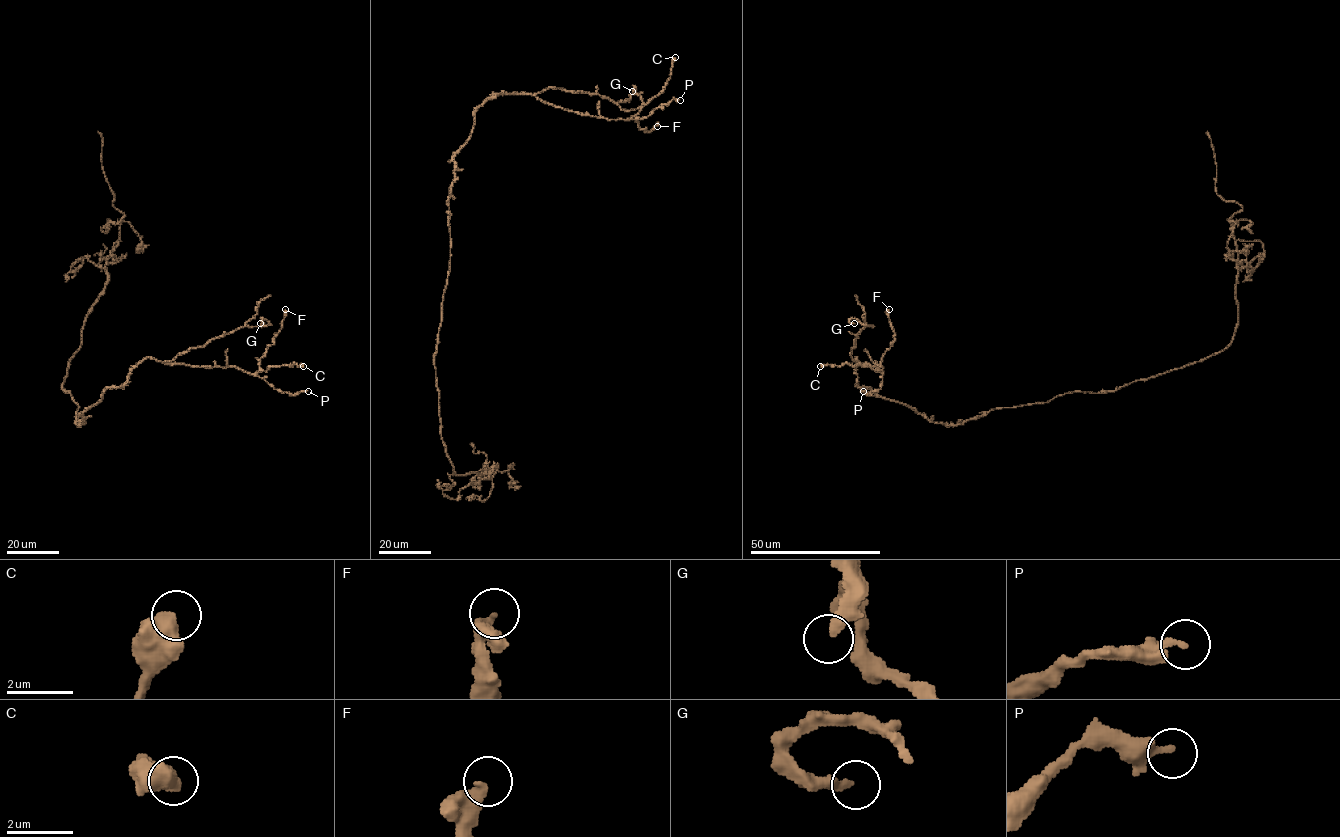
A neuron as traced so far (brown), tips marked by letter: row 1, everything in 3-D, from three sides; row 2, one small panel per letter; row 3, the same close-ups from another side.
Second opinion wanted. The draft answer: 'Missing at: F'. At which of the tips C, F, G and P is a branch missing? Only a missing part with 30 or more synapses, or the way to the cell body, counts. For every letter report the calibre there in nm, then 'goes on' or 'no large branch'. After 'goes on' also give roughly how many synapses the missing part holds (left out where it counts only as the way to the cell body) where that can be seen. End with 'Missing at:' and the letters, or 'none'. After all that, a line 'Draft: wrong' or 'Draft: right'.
C: 650 nm thick; no large branch
F: 400 nm thick; no large branch
G: 320 nm thick; no large branch
P: 200 nm thick; no large branch
Missing at: none
Draft: wrong

